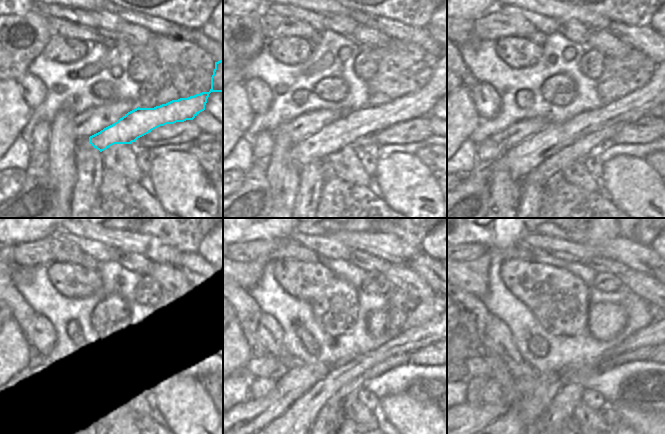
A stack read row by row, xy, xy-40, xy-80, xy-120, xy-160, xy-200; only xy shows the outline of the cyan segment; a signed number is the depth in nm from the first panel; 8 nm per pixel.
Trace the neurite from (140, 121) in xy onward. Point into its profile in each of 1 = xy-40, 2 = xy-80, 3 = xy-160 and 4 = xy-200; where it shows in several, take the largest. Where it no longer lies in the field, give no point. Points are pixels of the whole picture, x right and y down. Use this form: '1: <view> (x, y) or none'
1: xy-40 (354, 125)
2: xy-80 (519, 160)
3: xy-160 (244, 419)
4: xy-200 (467, 420)

